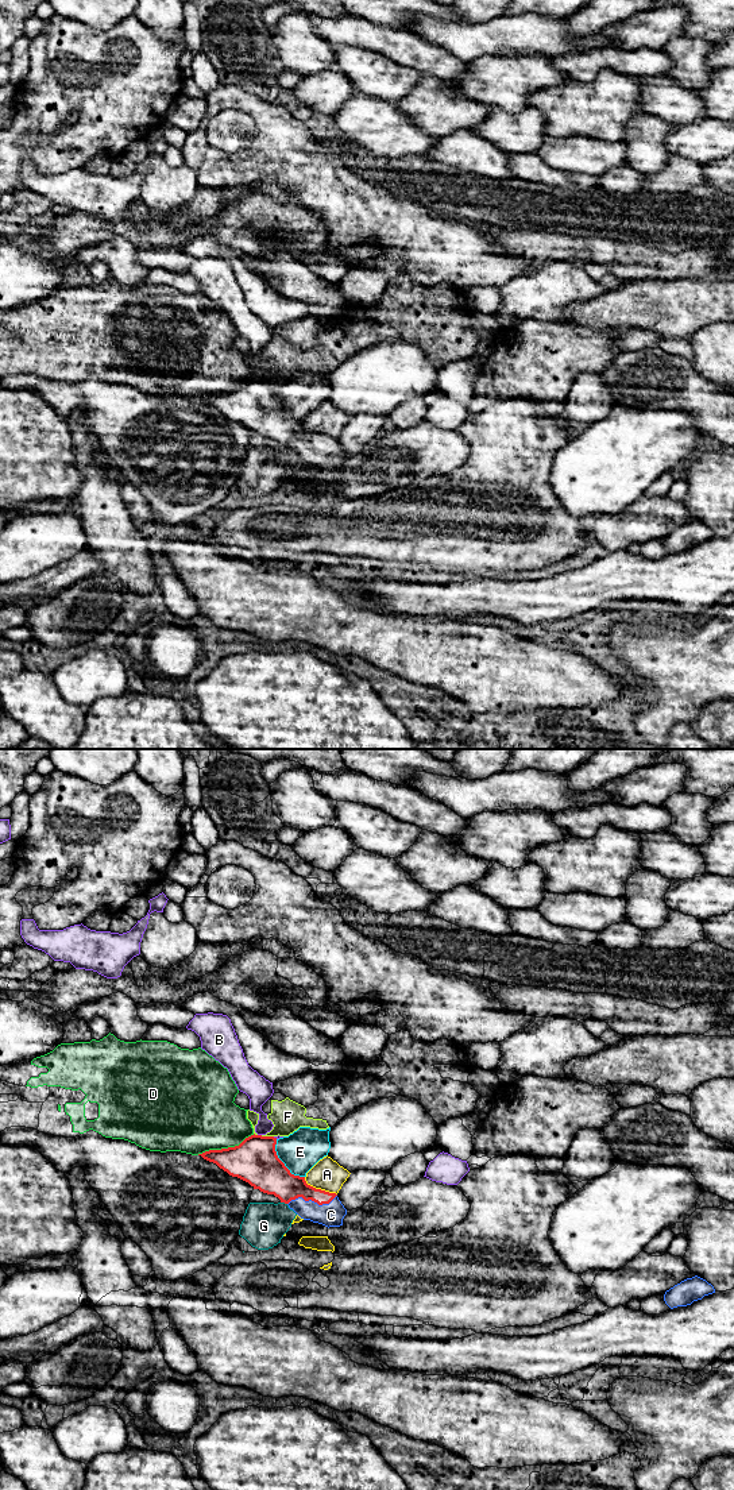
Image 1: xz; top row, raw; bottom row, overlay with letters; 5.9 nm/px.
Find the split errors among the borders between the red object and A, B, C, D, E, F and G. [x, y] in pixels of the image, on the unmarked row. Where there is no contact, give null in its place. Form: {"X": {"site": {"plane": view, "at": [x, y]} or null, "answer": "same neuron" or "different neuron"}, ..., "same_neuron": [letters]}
{"A": {"site": {"plane": "xz", "at": [319, 433]}, "answer": "different neuron"}, "B": {"site": {"plane": "xz", "at": [259, 379]}, "answer": "different neuron"}, "C": {"site": {"plane": "xz", "at": [312, 444]}, "answer": "same neuron"}, "D": {"site": {"plane": "xz", "at": [226, 393]}, "answer": "different neuron"}, "E": {"site": {"plane": "xz", "at": [282, 406]}, "answer": "different neuron"}, "F": {"site": {"plane": "xz", "at": [267, 381]}, "answer": "different neuron"}, "G": {"site": {"plane": "xz", "at": [284, 446]}, "answer": "different neuron"}, "same_neuron": ["C"]}

